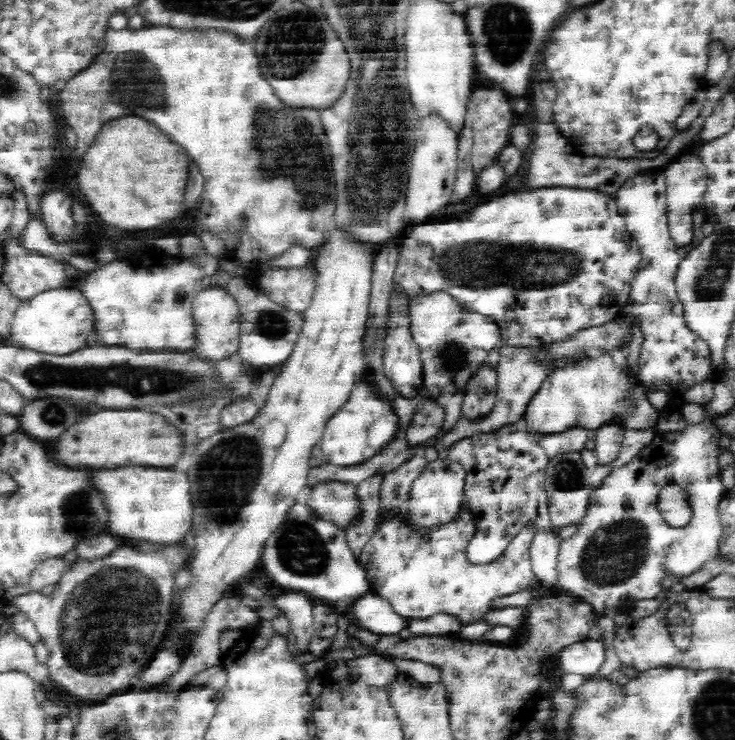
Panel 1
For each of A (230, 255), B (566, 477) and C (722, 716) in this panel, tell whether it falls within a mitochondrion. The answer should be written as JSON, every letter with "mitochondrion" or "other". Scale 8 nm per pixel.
{"A":"other","B":"mitochondrion","C":"mitochondrion"}

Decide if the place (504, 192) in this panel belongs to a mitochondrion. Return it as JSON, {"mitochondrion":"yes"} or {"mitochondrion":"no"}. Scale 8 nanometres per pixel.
{"mitochondrion":"no"}

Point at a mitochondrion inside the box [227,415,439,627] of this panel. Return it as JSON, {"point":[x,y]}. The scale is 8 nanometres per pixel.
{"point":[300,547]}

